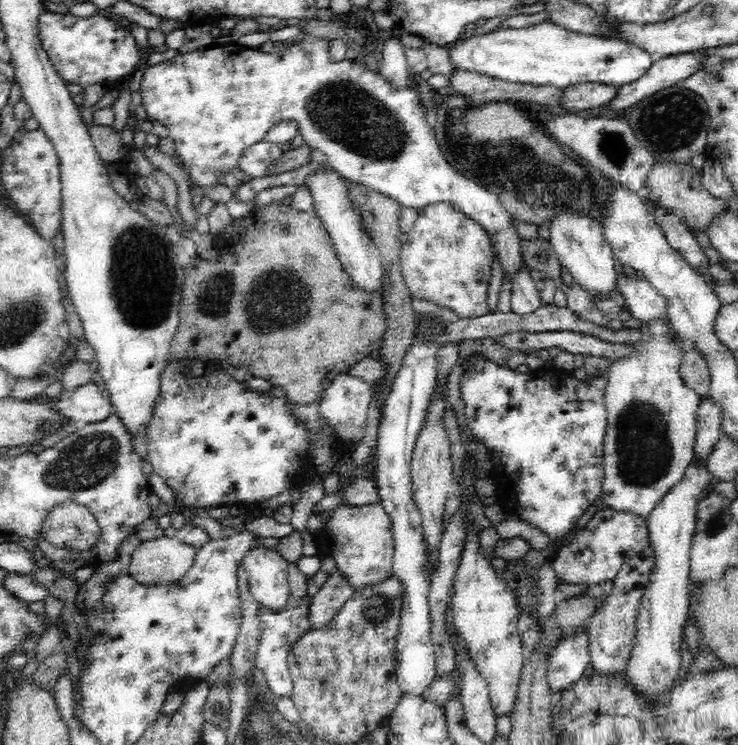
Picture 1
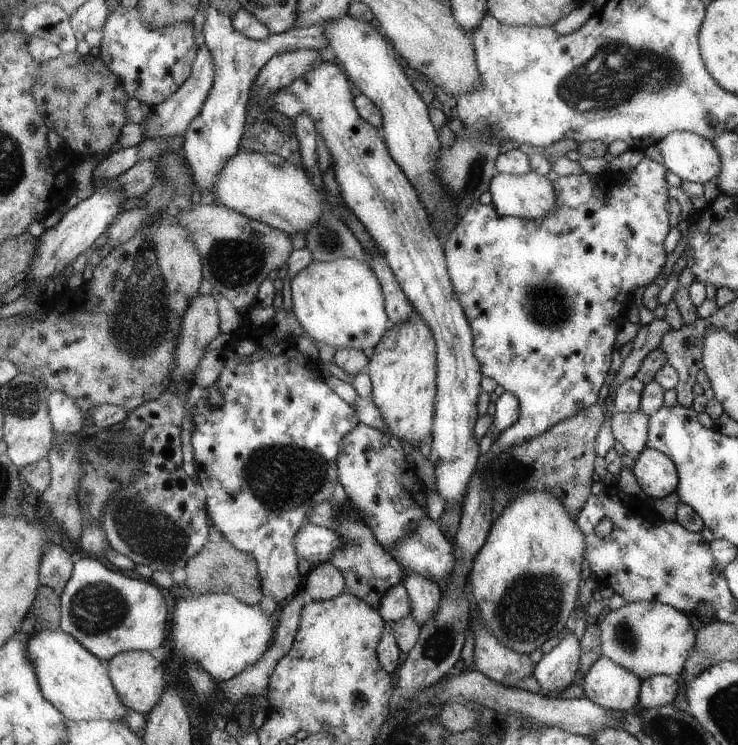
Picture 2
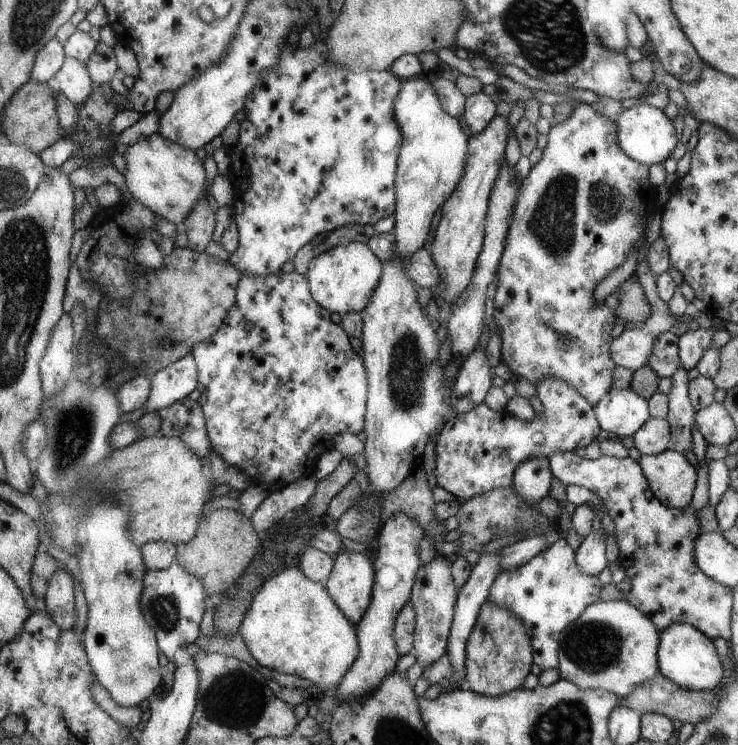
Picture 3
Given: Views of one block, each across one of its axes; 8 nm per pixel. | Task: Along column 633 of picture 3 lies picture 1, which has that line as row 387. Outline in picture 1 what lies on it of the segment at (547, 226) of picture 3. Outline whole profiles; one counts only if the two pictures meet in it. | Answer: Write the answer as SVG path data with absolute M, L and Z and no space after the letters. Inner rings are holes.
M183 356L181 359L176 359L176 362L167 362L163 367L163 371L159 382L159 397L154 405L153 415L145 430L146 440L148 441L147 459L151 462L153 472L164 478L165 482L172 488L175 496L175 504L184 505L192 508L202 508L202 510L210 510L219 506L236 506L246 504L258 504L270 500L273 496L282 494L284 490L290 490L294 486L302 487L306 480L314 480L312 476L318 474L318 478L322 479L322 474L316 472L314 468L314 457L310 453L310 445L308 445L308 427L302 421L296 421L296 417L292 415L292 409L288 405L286 399L280 399L276 396L262 396L261 393L252 392L250 387L244 386L242 382L232 380L233 375L222 370L218 364L214 365L214 374L212 374L212 366L206 364L206 361L198 359L190 360L189 356ZM196 374L196 376L194 376ZM208 390L212 390L210 394L206 394ZM312 472L310 478L306 478L306 474Z

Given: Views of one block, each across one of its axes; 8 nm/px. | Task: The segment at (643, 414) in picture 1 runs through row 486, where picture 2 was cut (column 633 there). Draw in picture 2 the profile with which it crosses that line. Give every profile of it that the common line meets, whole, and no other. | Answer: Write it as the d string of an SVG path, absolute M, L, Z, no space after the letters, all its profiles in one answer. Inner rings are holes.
M636 601L626 603L625 606L613 611L606 610L598 621L602 654L636 673L641 681L655 675L675 675L679 677L683 672L687 658L694 652L698 634L699 624L691 617L676 607L659 602Z

